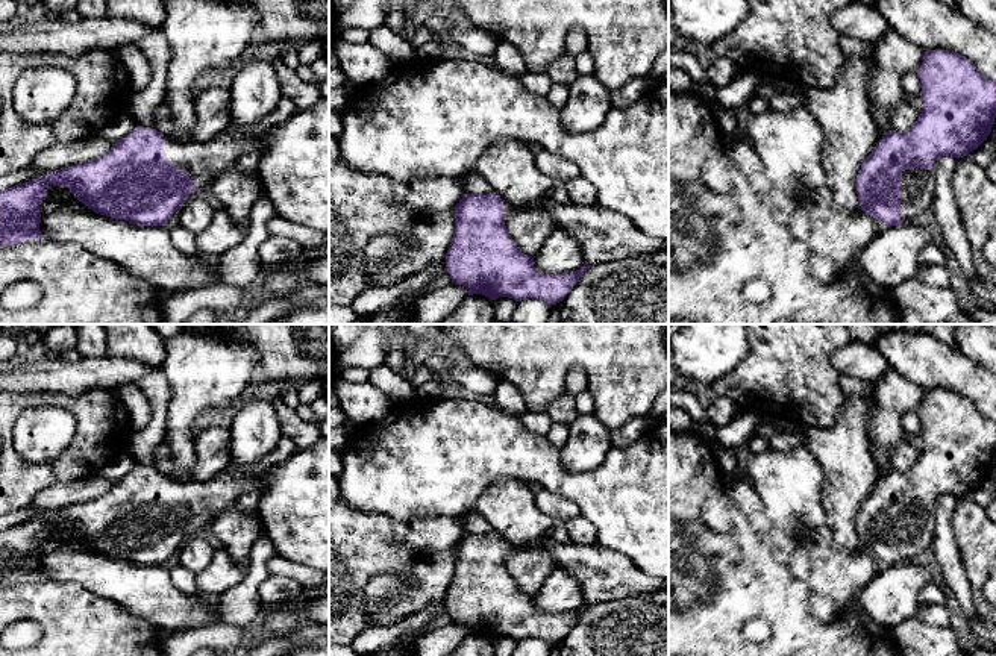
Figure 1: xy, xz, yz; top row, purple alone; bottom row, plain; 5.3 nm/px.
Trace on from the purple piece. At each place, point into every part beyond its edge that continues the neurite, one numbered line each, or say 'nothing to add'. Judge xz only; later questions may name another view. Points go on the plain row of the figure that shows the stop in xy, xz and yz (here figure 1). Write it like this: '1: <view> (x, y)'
1: xz (604, 574)

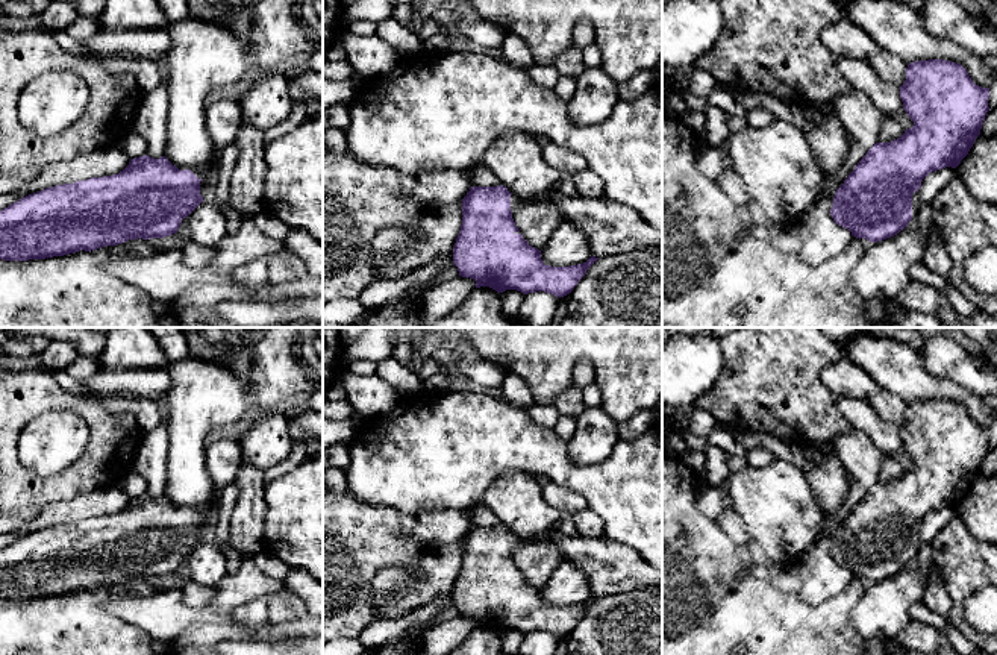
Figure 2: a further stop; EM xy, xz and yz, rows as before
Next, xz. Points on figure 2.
1: xz (611, 567)

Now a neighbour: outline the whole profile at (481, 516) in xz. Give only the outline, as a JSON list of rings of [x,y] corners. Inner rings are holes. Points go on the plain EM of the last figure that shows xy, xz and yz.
[[[479,503],[471,509],[470,520],[473,526],[498,526],[500,525],[498,519],[483,503]]]

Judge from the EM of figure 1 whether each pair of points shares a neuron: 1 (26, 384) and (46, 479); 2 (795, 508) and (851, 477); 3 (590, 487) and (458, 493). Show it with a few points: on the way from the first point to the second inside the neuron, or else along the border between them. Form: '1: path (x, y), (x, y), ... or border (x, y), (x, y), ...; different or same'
1: border (15, 391), (58, 391), (62, 394); different
2: border (816, 458), (823, 473), (826, 524); different
3: path (557, 479), (543, 465), (491, 465); same

